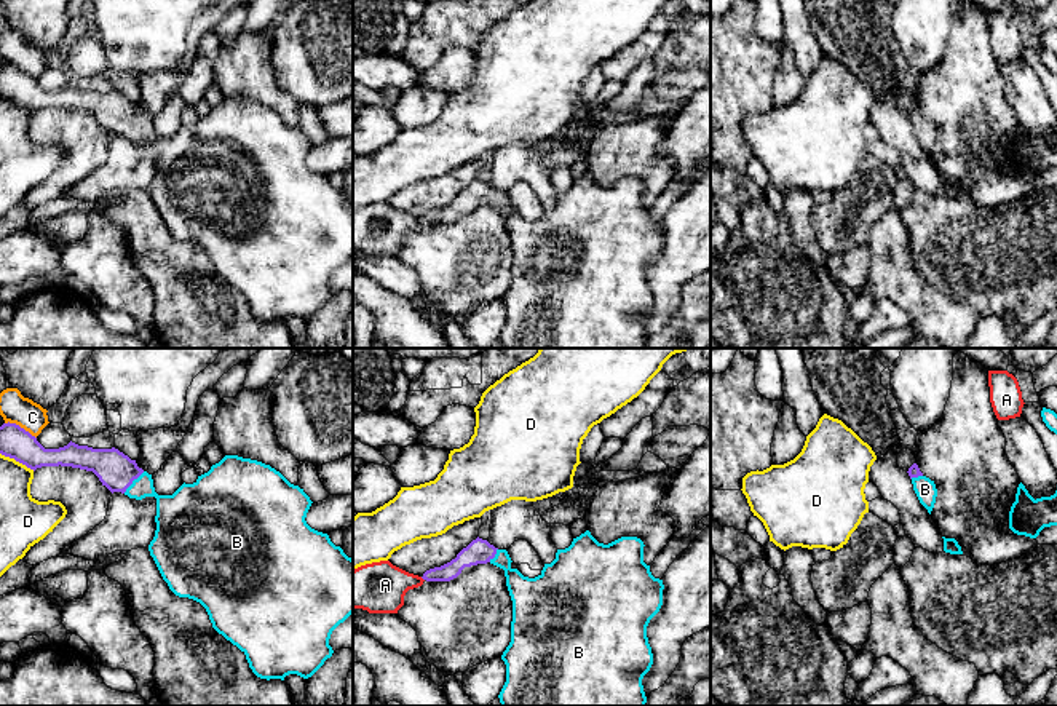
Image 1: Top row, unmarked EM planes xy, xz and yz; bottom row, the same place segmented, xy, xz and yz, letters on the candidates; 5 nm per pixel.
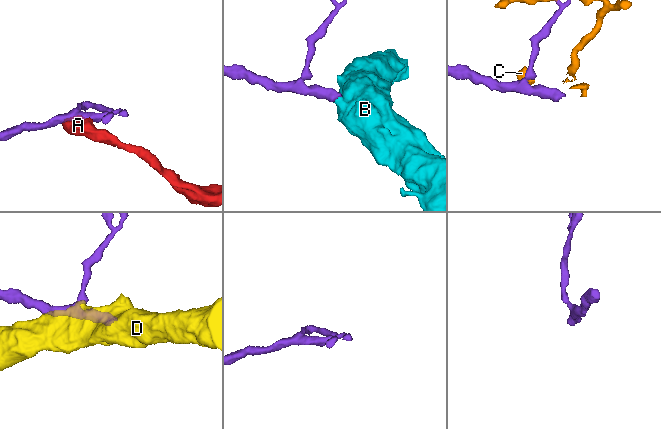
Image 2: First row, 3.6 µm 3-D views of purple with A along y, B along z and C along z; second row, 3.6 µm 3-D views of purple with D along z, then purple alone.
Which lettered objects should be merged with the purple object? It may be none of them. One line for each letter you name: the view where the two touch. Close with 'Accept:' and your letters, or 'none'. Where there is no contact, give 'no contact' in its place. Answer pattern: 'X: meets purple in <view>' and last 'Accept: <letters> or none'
B: meets purple in xy
Accept: B

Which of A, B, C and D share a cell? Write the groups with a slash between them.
A / B / C D

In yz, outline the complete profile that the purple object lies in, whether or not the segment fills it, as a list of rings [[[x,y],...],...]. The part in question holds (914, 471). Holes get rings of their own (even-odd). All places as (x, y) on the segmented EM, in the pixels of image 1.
[[[913,463],[909,468],[909,476],[912,479],[913,484],[913,490],[920,500],[920,503],[928,510],[928,513],[931,514],[934,503],[936,503],[936,497],[937,497],[937,489],[934,481],[931,481],[929,478],[926,478],[916,463]]]

